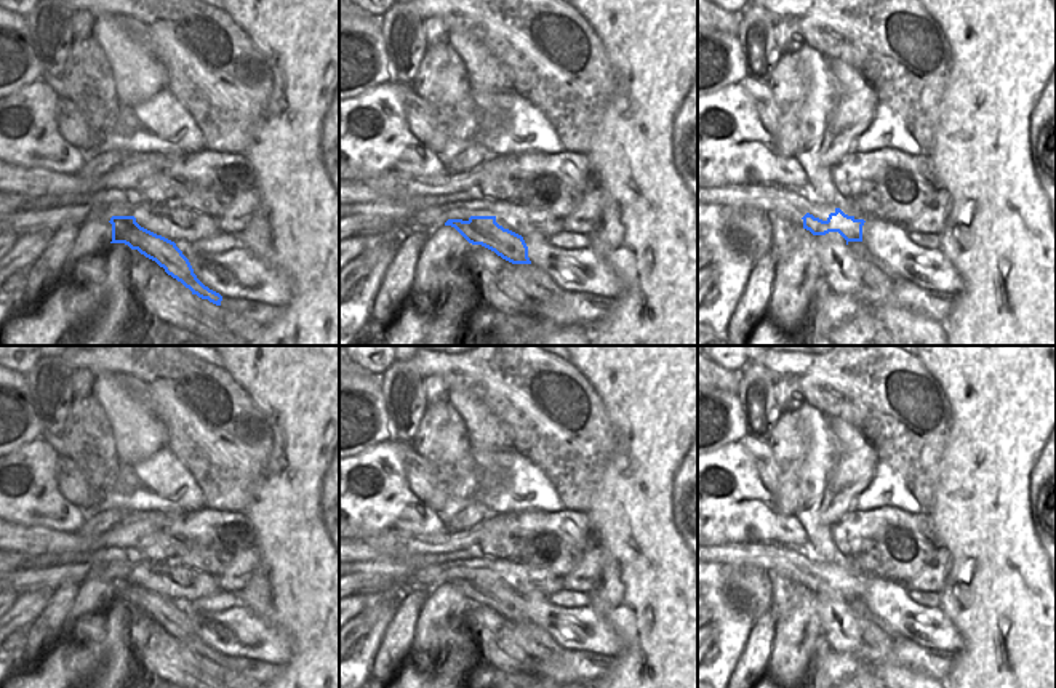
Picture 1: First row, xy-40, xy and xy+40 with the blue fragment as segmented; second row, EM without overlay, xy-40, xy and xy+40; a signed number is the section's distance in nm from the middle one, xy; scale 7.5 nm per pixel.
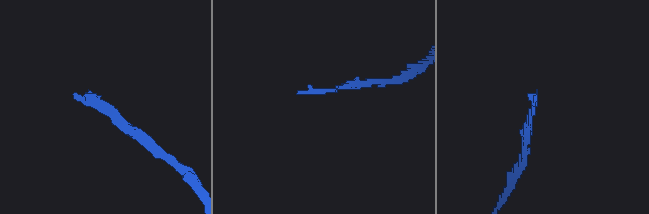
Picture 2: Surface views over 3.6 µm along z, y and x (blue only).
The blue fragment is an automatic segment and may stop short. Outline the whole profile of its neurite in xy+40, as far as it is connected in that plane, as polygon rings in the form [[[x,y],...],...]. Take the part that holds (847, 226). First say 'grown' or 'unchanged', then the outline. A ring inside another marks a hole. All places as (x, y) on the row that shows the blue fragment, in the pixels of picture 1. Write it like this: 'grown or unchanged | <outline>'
unchanged | [[[835,208],[826,221],[814,218],[810,213],[806,213],[802,219],[803,229],[810,230],[813,235],[838,232],[846,240],[846,245],[850,242],[862,242],[862,226],[866,221],[848,216],[840,208]]]

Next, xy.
unchanged | [[[496,216],[448,219],[445,226],[454,227],[469,243],[482,245],[512,264],[531,264],[523,237],[499,226]]]

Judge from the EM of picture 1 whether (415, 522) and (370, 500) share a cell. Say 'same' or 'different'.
same

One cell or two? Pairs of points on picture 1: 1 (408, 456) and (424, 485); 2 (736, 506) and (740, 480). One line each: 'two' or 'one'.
1: one
2: one

